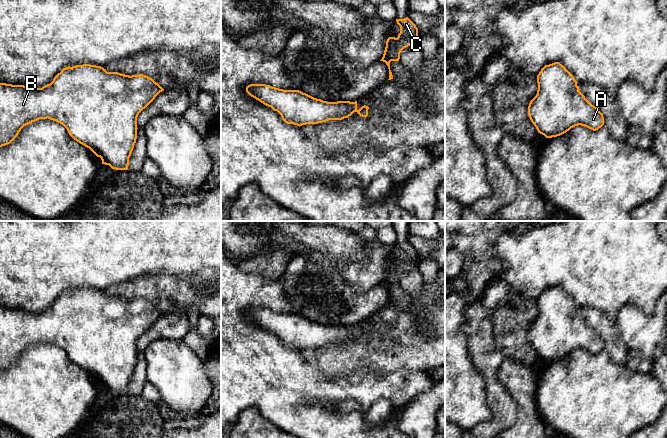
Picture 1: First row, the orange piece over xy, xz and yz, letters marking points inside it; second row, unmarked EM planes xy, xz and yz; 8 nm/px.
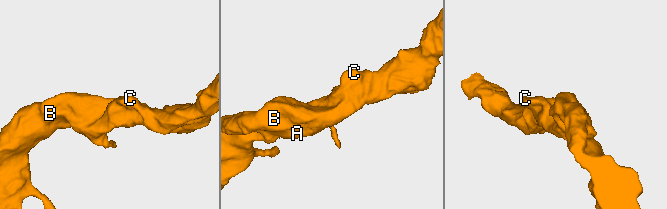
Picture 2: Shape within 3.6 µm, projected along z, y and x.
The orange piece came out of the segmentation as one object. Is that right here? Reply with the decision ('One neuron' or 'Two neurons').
One neuron

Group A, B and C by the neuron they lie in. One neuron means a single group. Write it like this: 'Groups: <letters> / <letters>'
Groups: A B C

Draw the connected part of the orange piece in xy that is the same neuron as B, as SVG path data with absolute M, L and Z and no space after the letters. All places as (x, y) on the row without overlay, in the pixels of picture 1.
M90 288L63 292L50 308L42 312L0 307L0 371L10 368L24 350L48 342L62 348L74 364L100 381L102 388L116 394L128 394L129 382L137 363L137 341L162 315L164 313L146 299L107 296L101 290Z

